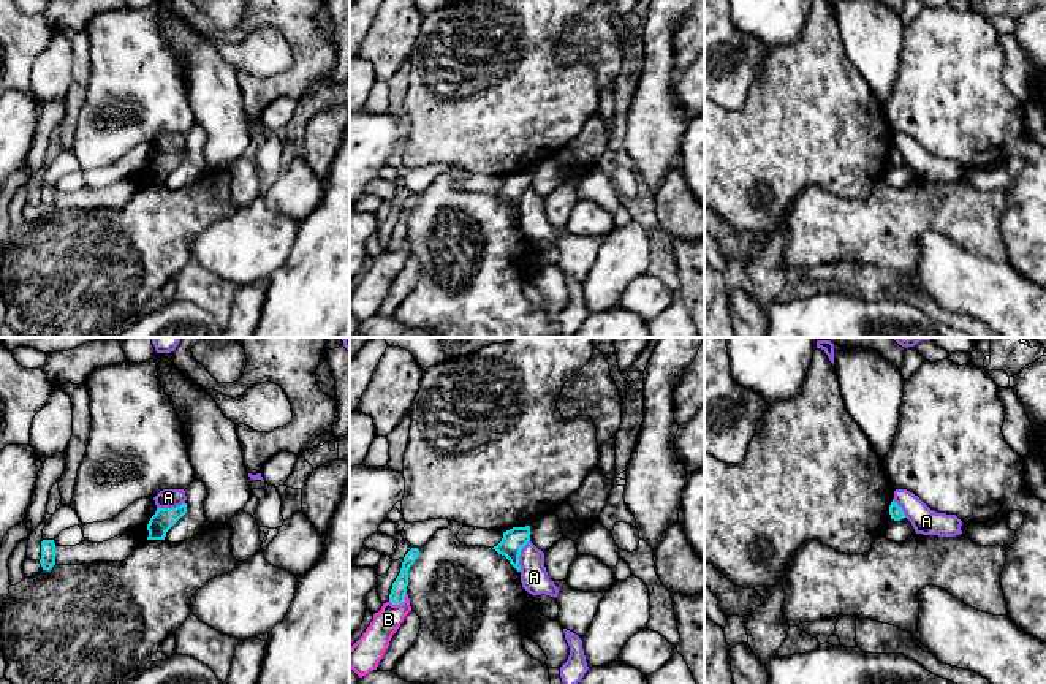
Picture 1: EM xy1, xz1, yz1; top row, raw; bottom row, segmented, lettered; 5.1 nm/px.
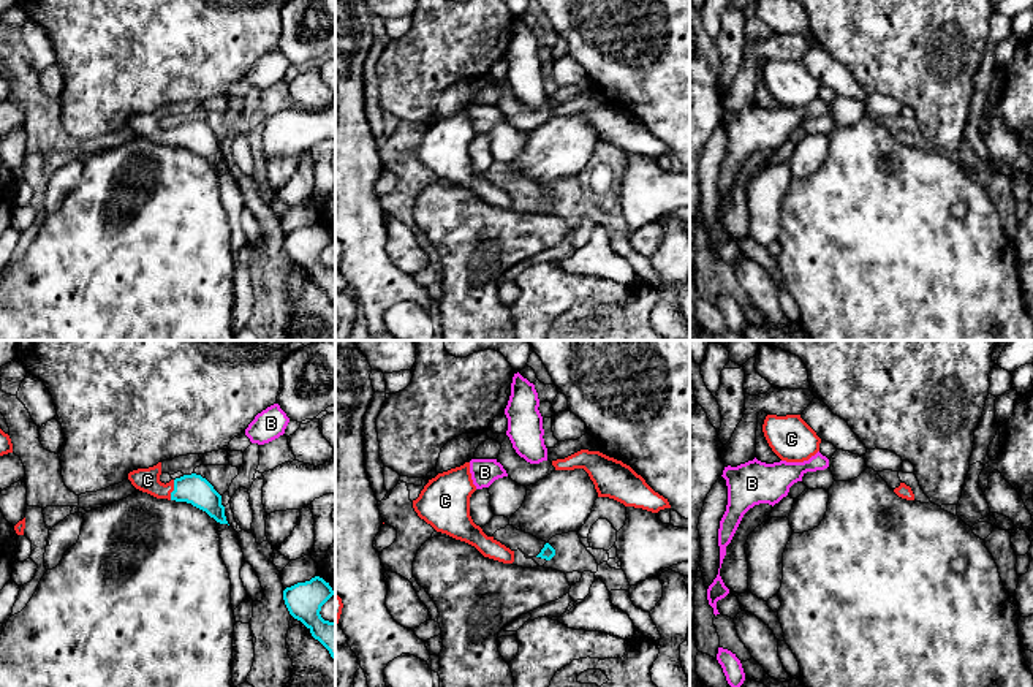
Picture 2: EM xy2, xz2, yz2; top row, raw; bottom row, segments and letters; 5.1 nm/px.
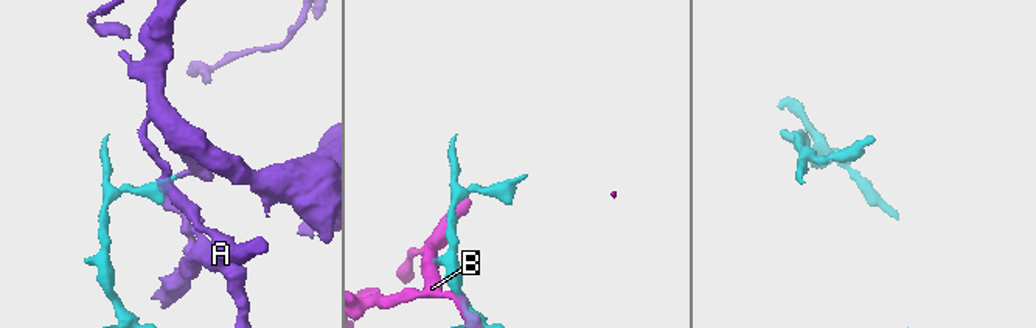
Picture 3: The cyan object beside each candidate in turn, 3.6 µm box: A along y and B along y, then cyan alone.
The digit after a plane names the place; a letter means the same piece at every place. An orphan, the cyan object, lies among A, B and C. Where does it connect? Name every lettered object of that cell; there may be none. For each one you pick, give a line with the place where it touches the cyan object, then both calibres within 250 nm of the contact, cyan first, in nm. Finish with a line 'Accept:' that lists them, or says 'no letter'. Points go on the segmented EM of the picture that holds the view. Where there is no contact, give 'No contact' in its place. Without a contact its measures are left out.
C: Touches cyan at xy2 (174, 489). Thickness 150 nm (cyan) against 130 nm
Accept: C

